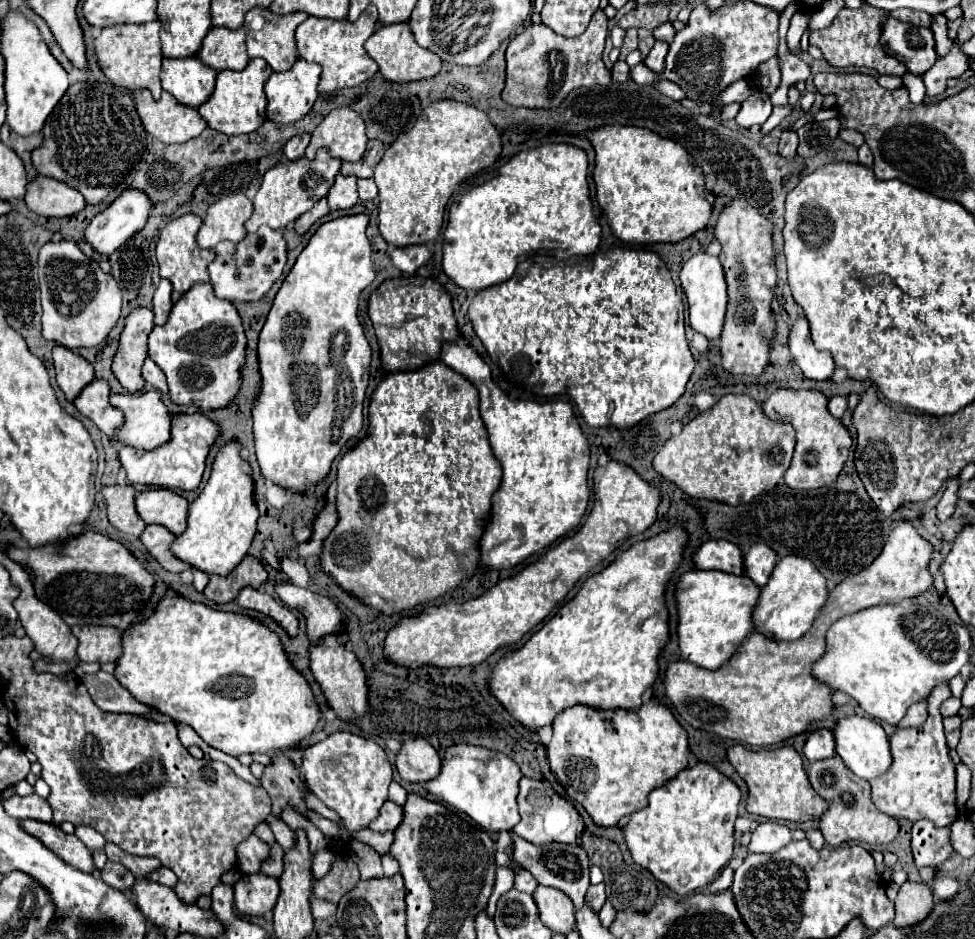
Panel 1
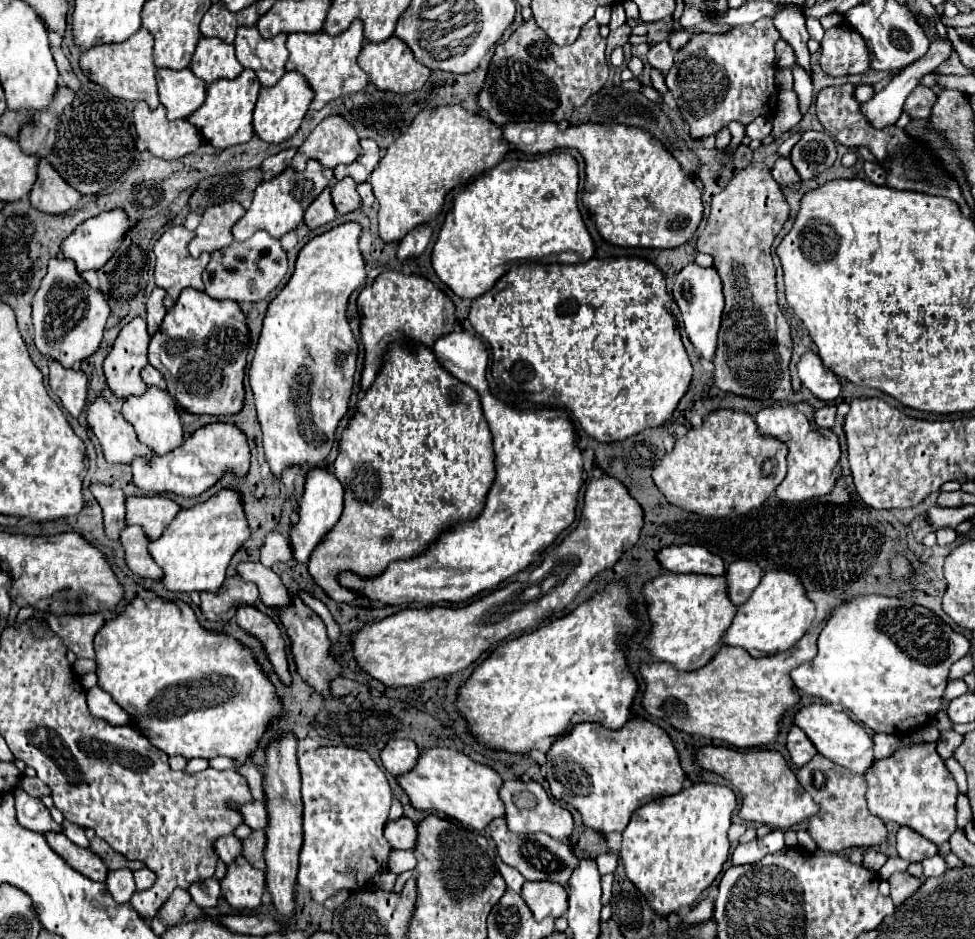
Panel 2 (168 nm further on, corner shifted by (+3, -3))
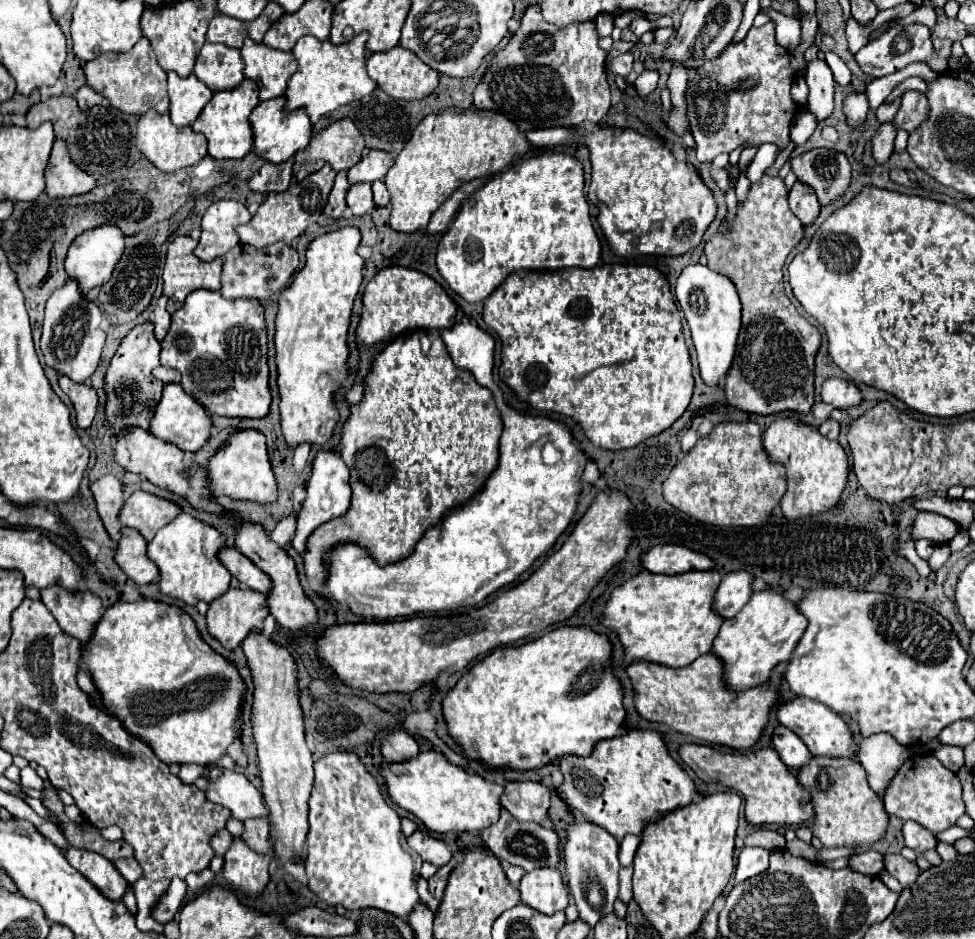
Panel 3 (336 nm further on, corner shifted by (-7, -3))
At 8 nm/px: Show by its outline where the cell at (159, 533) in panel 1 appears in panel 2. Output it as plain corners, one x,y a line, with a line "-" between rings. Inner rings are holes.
138,525
126,527
126,531
122,531
120,541
126,551
126,563
136,575
148,577
148,579
162,579
162,569
154,563
150,551
148,551
150,539
146,537
142,527
138,527

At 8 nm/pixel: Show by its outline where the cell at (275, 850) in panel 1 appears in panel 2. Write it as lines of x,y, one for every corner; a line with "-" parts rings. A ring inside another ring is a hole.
252,831
244,843
244,857
252,863
252,867
266,871
266,861
264,861
264,849
266,849
266,835
264,831

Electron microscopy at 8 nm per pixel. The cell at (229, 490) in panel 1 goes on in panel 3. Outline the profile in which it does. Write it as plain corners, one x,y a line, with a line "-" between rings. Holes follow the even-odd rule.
180,513
174,521
164,525
148,543
148,557
160,569
160,591
164,595
184,601
186,605
196,605
198,601
210,603
224,595
232,579
228,575
228,569
216,559
216,551
224,545
226,541
216,529
202,521
196,521
186,513

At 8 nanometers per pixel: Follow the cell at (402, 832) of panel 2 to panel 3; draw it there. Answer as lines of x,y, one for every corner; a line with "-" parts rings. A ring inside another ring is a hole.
416,831
414,835
410,835
408,845
422,857
422,861
432,863
434,867
444,867
452,859
452,853
446,843
426,831

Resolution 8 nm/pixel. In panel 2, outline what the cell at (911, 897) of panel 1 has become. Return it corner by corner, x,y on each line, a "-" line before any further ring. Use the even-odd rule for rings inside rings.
896,873
896,875
892,875
890,879
888,879
888,883
890,883
890,887
892,887
892,893
890,893
890,897
892,897
892,903
898,907
898,905
902,905
908,897
912,897
920,887
922,887
922,879
916,879
916,877
912,877
910,873

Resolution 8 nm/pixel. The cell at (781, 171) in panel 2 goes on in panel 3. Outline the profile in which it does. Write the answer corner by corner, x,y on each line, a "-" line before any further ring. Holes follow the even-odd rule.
794,183
792,191
788,195
788,205
790,205
790,211
804,225
814,223
820,213
820,203
816,203
816,195
812,195
812,191
808,191
808,187
804,187
800,183

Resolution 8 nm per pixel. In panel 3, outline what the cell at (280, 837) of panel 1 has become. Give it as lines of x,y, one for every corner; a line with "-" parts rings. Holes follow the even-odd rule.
224,769
216,781
210,781
204,793
208,801
230,809
232,817
240,821
268,815
262,795
242,773

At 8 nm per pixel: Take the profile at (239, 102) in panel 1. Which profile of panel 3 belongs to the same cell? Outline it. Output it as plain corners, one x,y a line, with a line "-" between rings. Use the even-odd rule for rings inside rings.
244,79
236,89
214,93
210,103
204,107
204,111
198,115
198,119
192,123
192,129
196,133
202,133
208,139
208,155
214,159
242,159
252,149
252,127
248,123
248,115
258,105
256,95
256,83
252,79

